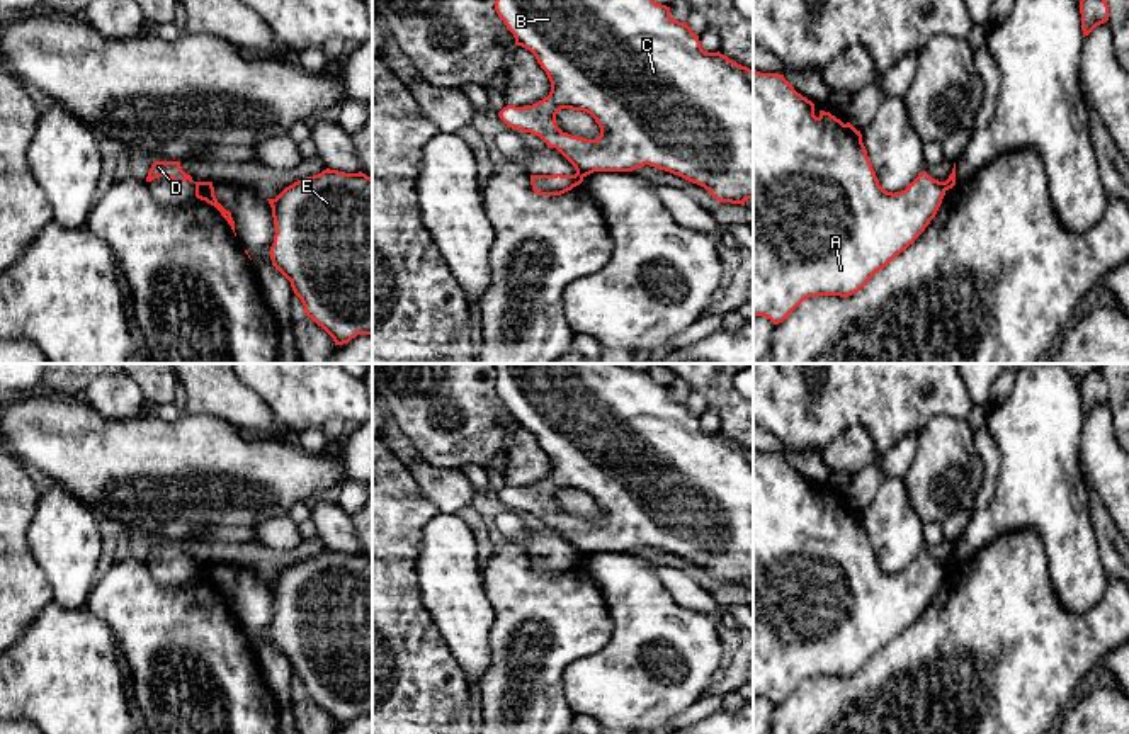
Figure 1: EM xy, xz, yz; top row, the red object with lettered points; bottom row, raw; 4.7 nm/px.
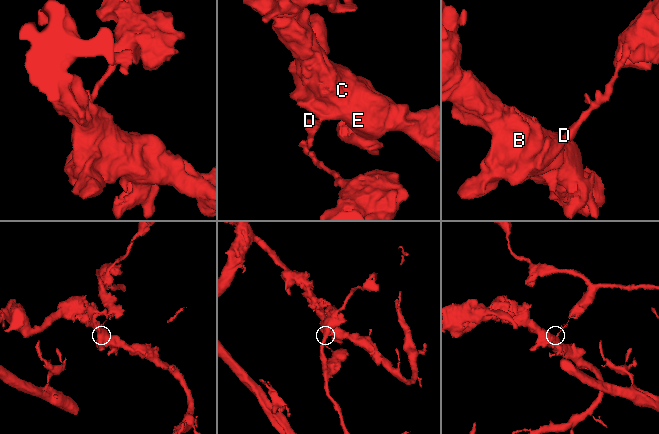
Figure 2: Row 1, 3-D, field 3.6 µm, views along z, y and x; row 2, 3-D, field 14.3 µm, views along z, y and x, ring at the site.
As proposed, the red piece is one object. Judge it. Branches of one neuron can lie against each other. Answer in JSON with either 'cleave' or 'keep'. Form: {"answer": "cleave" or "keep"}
{"answer": "cleave"}

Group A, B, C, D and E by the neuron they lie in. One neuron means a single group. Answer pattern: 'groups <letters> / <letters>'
groups A B C E / D

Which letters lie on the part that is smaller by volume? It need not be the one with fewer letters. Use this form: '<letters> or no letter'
D

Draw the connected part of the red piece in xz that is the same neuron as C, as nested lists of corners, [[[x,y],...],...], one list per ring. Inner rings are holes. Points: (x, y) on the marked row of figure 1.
[[[495,0],[495,10],[513,34],[515,44],[536,56],[551,82],[551,92],[542,100],[524,107],[507,105],[498,112],[508,127],[539,136],[547,148],[556,148],[583,177],[593,172],[633,172],[650,165],[704,187],[719,202],[745,206],[746,199],[753,199],[753,71],[719,51],[706,53],[699,36],[692,32],[687,22],[670,17],[670,7],[655,0]],[[561,109],[590,114],[600,127],[600,136],[587,139],[563,133],[556,124],[556,114]]]

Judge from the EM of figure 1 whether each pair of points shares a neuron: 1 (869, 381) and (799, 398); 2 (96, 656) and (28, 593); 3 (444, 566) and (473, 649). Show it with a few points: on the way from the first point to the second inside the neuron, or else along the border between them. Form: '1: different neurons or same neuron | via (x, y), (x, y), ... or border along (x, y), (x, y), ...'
1: same neuron | via (852, 381), (837, 381), (816, 398)
2: different neurons | border along (53, 600), (19, 639)
3: same neuron | via (451, 587), (465, 615), (466, 629)

